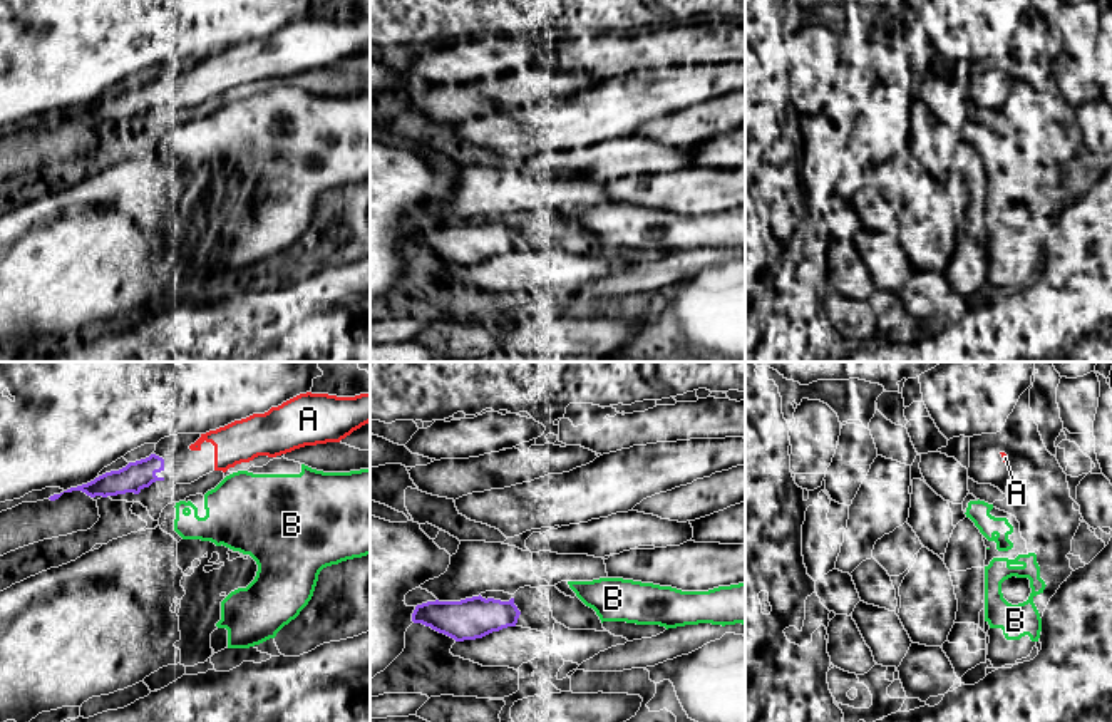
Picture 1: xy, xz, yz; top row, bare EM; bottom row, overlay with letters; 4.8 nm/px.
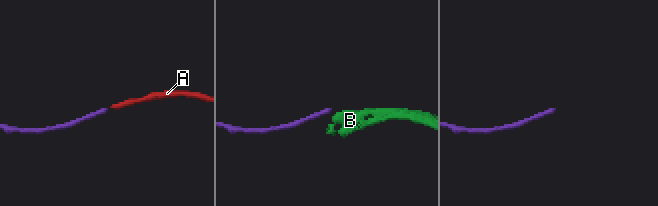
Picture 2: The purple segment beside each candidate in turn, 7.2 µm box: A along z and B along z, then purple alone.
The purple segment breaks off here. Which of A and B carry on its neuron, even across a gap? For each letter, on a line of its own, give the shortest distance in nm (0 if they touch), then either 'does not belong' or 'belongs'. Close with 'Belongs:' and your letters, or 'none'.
A: 140 nm | belongs
B: 130 nm | does not belong
Belongs: A

